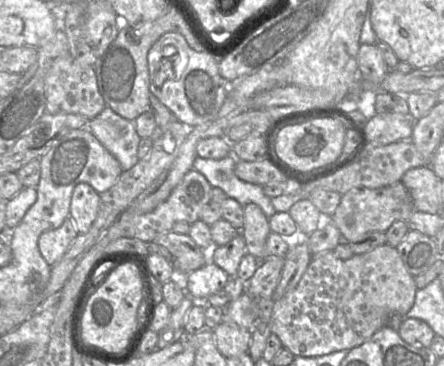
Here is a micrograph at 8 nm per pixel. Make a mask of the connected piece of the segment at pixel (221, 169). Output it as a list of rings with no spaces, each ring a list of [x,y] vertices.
[[[231,144],[231,153],[228,156],[226,156],[222,159],[205,159],[205,158],[201,158],[201,157],[196,157],[196,159],[193,162],[193,169],[200,172],[207,179],[207,181],[210,183],[210,185],[212,187],[217,187],[217,188],[222,189],[228,197],[235,199],[243,207],[249,203],[254,203],[263,210],[263,212],[265,213],[267,218],[270,218],[272,215],[274,215],[276,213],[276,210],[271,203],[271,198],[268,197],[263,192],[262,186],[260,186],[258,184],[244,182],[235,175],[234,169],[235,169],[235,165],[236,165],[237,161],[240,161],[240,160],[237,160],[234,157],[234,155],[232,154],[232,144]]]

